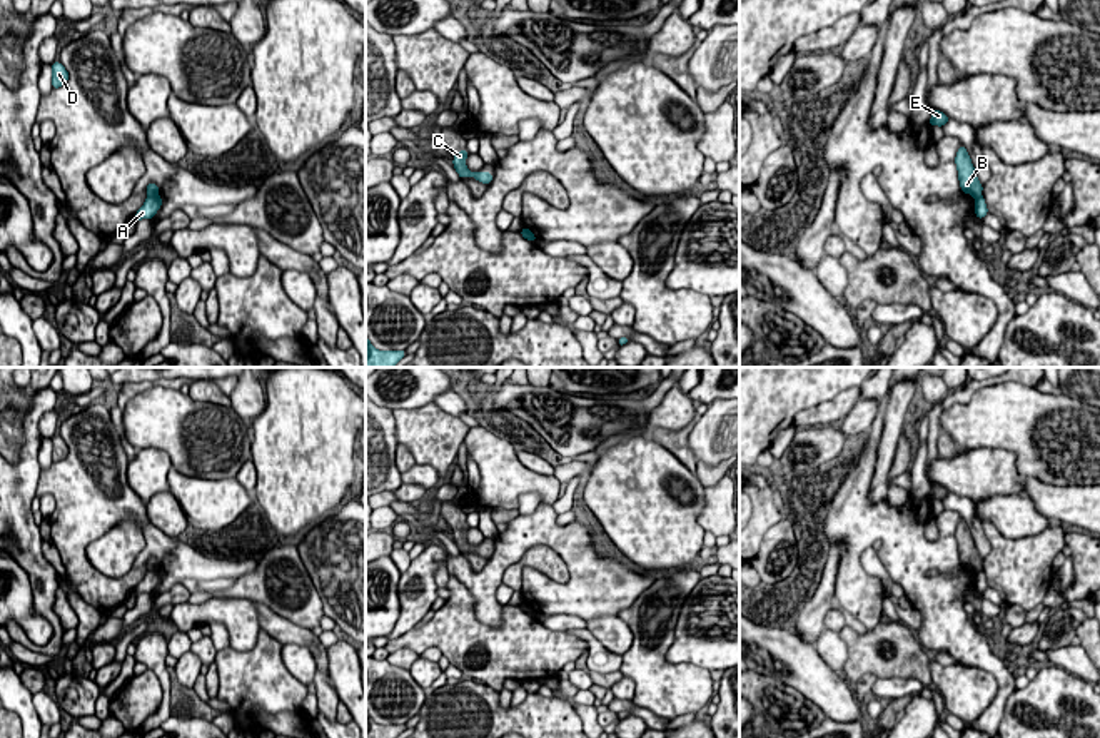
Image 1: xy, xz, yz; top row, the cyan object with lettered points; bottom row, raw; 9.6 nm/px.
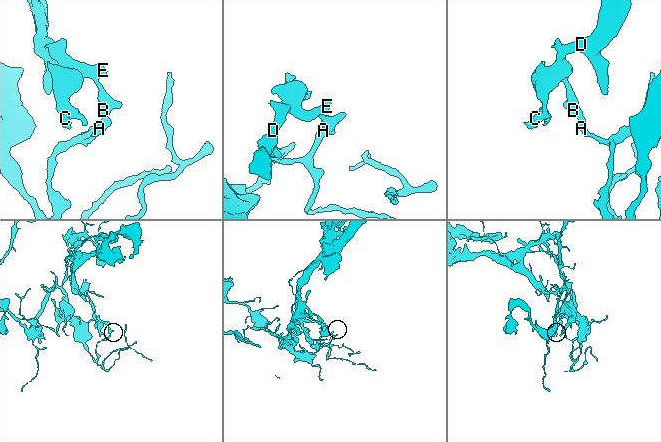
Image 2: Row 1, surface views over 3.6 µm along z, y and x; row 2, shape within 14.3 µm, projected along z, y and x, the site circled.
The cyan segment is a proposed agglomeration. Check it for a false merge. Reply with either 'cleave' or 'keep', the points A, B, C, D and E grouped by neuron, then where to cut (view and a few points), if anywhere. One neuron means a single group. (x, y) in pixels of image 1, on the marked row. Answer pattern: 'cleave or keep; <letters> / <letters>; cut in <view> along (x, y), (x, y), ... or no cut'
cleave; A / B C D E; cut in yz along (980, 196), (975, 199)

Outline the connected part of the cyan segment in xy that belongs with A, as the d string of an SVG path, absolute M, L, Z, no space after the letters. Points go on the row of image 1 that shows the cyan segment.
M160 195L147 197L145 204L135 212L135 220L139 222L142 219L154 219L160 207L162 207Z

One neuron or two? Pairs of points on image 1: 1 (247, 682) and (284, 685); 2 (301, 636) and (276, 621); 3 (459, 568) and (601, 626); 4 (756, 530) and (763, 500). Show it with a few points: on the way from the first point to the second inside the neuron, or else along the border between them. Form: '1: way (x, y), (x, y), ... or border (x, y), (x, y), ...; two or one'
1: way (256, 683), (276, 685); one
2: way (294, 635), (282, 628); one
3: border (616, 615), (596, 615), (588, 621); two
4: way (760, 523), (763, 506); one

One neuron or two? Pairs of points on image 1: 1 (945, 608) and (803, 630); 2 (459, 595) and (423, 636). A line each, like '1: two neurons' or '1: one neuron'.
1: two neurons
2: one neuron

